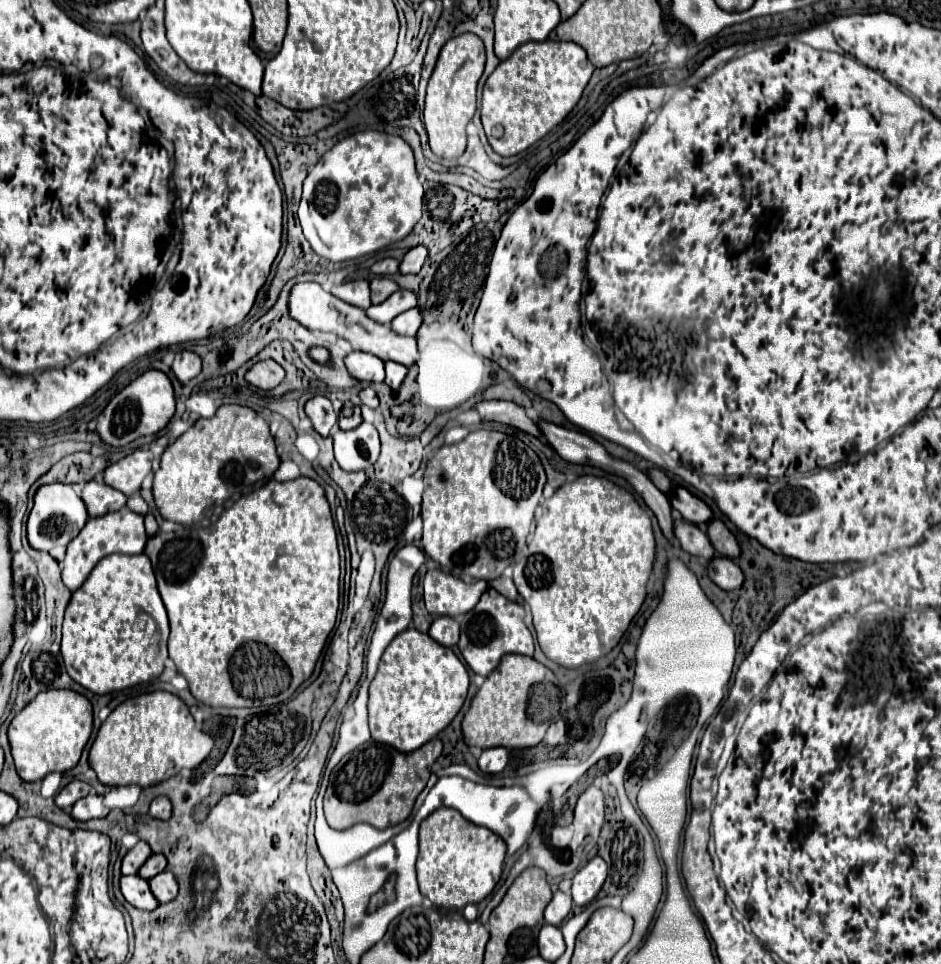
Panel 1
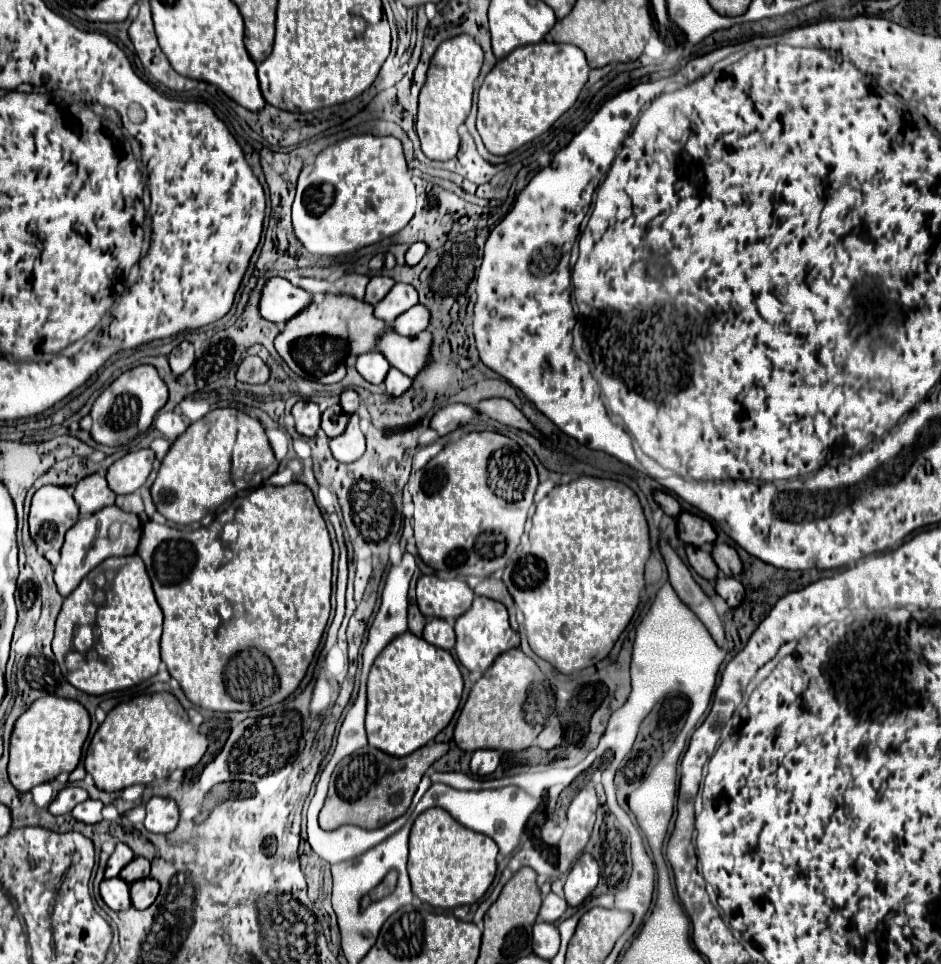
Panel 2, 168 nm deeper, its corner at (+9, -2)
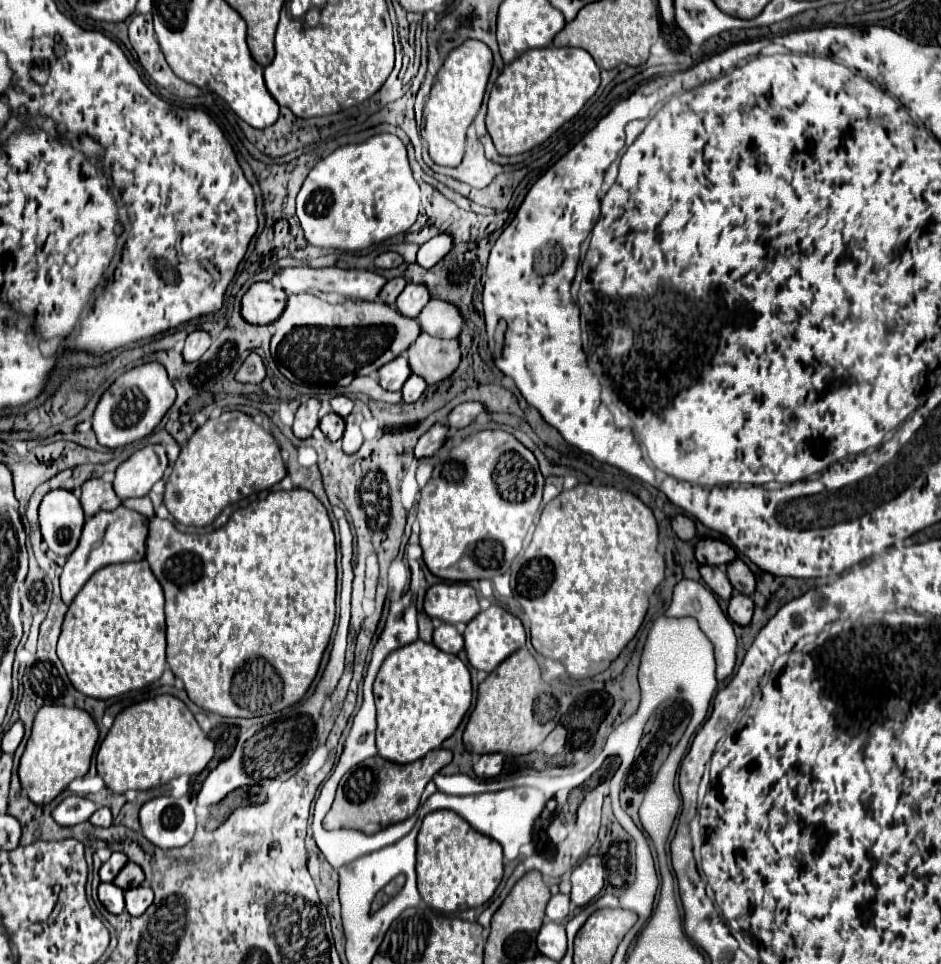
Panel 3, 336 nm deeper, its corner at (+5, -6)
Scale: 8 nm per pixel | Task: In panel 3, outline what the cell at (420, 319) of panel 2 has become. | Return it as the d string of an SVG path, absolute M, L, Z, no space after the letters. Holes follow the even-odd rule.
M430 300L416 320L424 332L436 338L458 338L466 324L458 306L444 300Z

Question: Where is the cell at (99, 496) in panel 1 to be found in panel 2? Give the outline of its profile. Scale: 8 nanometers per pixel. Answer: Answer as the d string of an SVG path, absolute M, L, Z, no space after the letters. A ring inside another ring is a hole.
M90 474L90 476L82 478L76 484L74 500L76 500L78 508L80 508L80 514L88 516L88 514L98 512L100 508L112 506L114 500L116 500L116 494L112 494L112 490L108 488L104 476Z

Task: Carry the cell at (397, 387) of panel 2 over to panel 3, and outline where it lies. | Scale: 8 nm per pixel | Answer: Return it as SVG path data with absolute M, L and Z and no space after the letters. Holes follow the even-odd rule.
M410 376L410 380L406 380L402 394L404 394L404 402L416 402L426 390L426 380L422 380L420 376Z

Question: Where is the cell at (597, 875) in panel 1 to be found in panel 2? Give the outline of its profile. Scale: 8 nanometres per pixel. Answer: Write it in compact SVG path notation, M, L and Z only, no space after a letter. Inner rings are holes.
M582 854L580 860L574 864L574 868L568 874L568 880L564 884L564 894L566 894L566 902L570 906L578 906L582 904L592 890L596 888L600 878L600 868L598 862L590 856L590 854Z

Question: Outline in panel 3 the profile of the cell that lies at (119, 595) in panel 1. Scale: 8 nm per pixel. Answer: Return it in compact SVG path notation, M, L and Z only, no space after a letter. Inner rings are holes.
M146 560L106 566L86 582L66 612L58 640L58 658L62 660L66 674L76 690L100 700L140 690L162 676L166 668L164 594Z

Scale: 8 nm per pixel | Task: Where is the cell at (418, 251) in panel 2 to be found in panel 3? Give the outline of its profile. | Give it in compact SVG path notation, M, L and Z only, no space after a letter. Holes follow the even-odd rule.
M438 234L420 246L416 260L422 268L432 268L450 252L450 248L452 248L452 236L450 234Z

